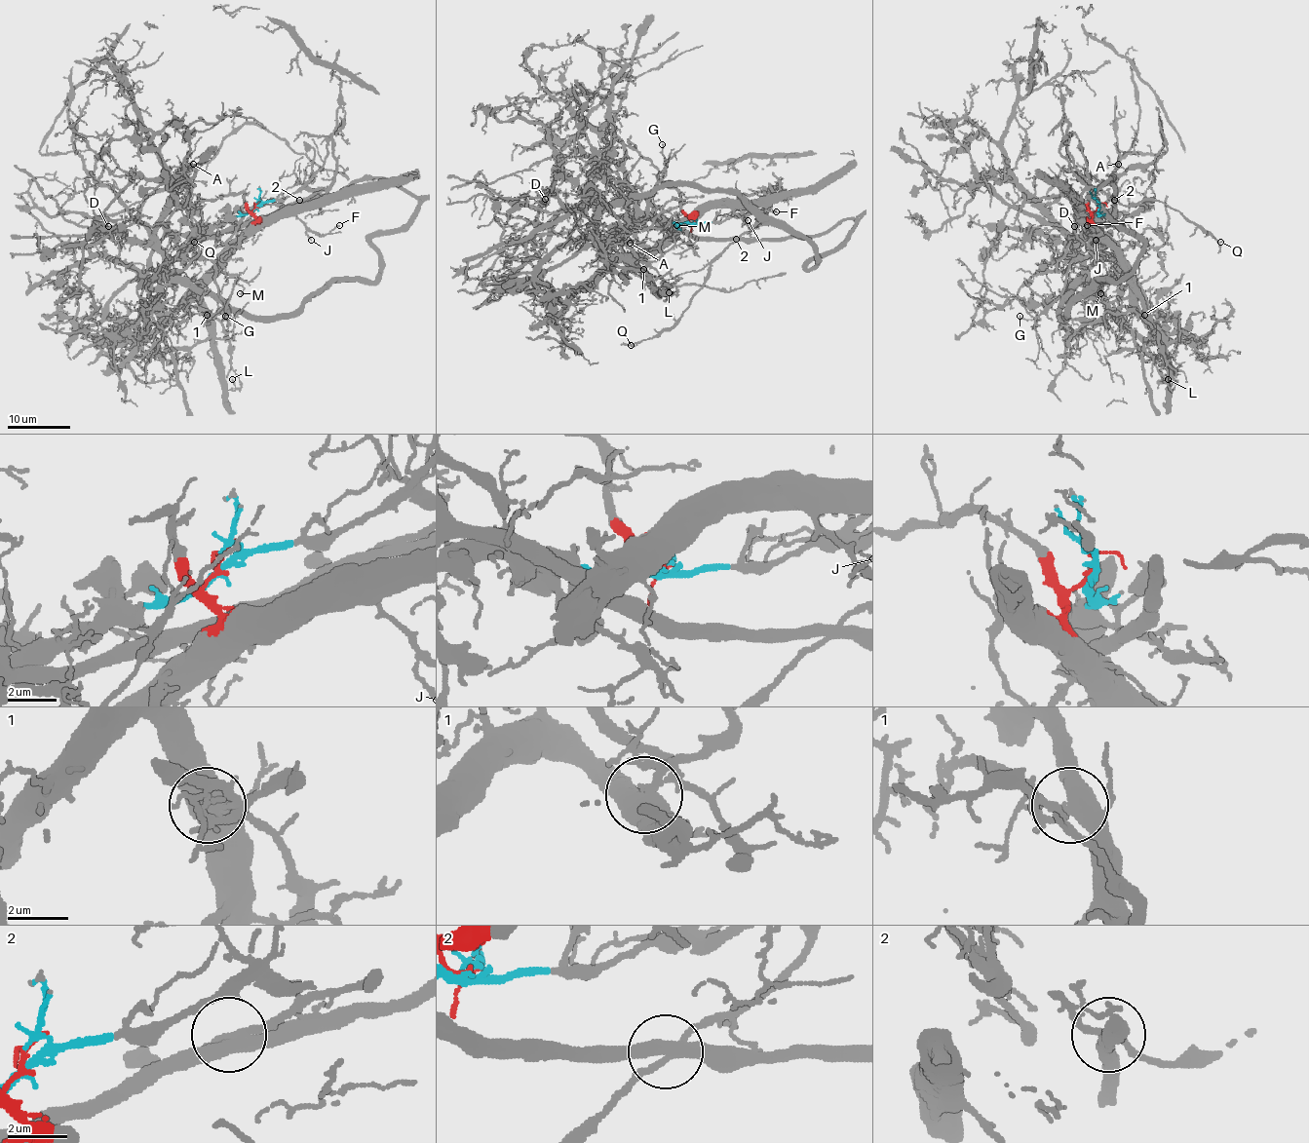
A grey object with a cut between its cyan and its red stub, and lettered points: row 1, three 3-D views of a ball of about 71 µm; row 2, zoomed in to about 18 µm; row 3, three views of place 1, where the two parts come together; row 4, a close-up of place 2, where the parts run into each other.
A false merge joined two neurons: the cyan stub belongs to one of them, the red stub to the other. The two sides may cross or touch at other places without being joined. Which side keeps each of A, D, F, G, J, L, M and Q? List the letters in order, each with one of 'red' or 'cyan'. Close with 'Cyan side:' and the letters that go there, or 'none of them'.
A: cyan
D: cyan
F: red
G: red
J: red
L: red
M: red
Q: red
Cyan side: A, D

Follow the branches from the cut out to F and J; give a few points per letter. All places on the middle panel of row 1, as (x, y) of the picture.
F: (691, 223), (688, 218), (711, 208), (729, 208), (747, 223), (752, 225), (765, 210), (776, 210)
J: (691, 223), (688, 218), (711, 208), (728, 208), (744, 223), (748, 220)

